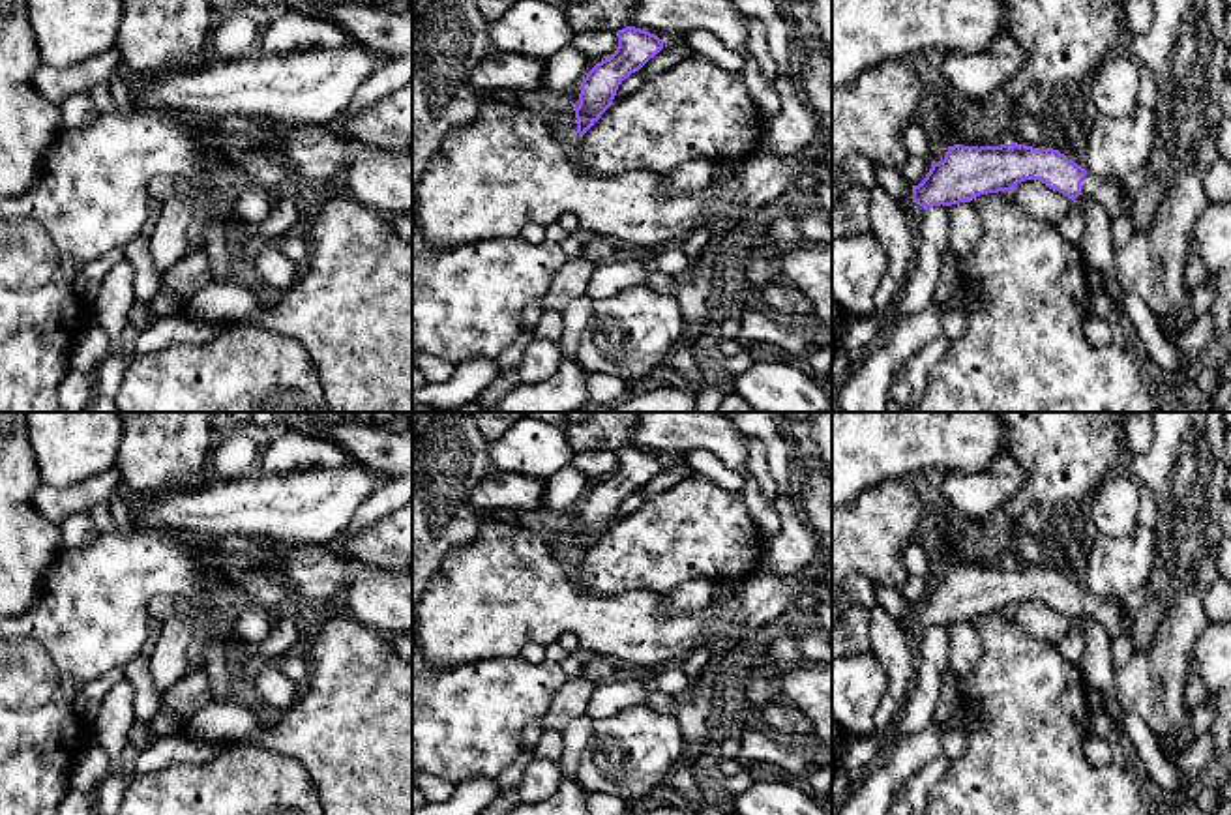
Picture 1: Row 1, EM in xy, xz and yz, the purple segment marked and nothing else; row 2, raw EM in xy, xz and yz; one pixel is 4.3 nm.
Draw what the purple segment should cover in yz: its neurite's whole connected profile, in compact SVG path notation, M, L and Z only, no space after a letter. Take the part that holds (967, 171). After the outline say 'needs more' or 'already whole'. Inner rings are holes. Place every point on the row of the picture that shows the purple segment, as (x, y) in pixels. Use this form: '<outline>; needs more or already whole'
M1017 142L980 148L963 144L948 146L944 159L933 163L926 178L918 185L912 185L912 202L924 210L941 204L952 206L971 202L980 195L1012 191L1025 180L1040 180L1049 189L1062 193L1072 200L1079 195L1090 197L1107 212L1111 221L1117 217L1128 217L1120 180L1096 178L1059 150L1032 148Z; needs more

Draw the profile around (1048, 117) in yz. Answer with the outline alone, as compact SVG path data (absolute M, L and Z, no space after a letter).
M1034 84L1014 112L1012 139L1032 148L1053 148L1083 167L1087 150L1085 101L1079 84Z

